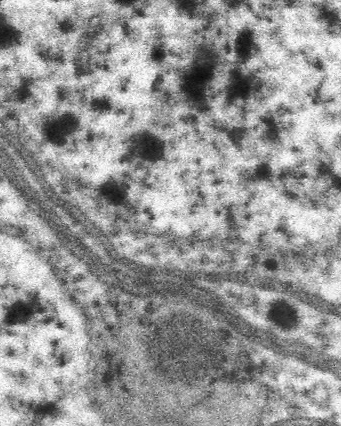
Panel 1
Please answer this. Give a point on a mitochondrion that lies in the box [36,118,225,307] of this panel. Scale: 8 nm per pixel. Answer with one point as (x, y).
(142, 148)

